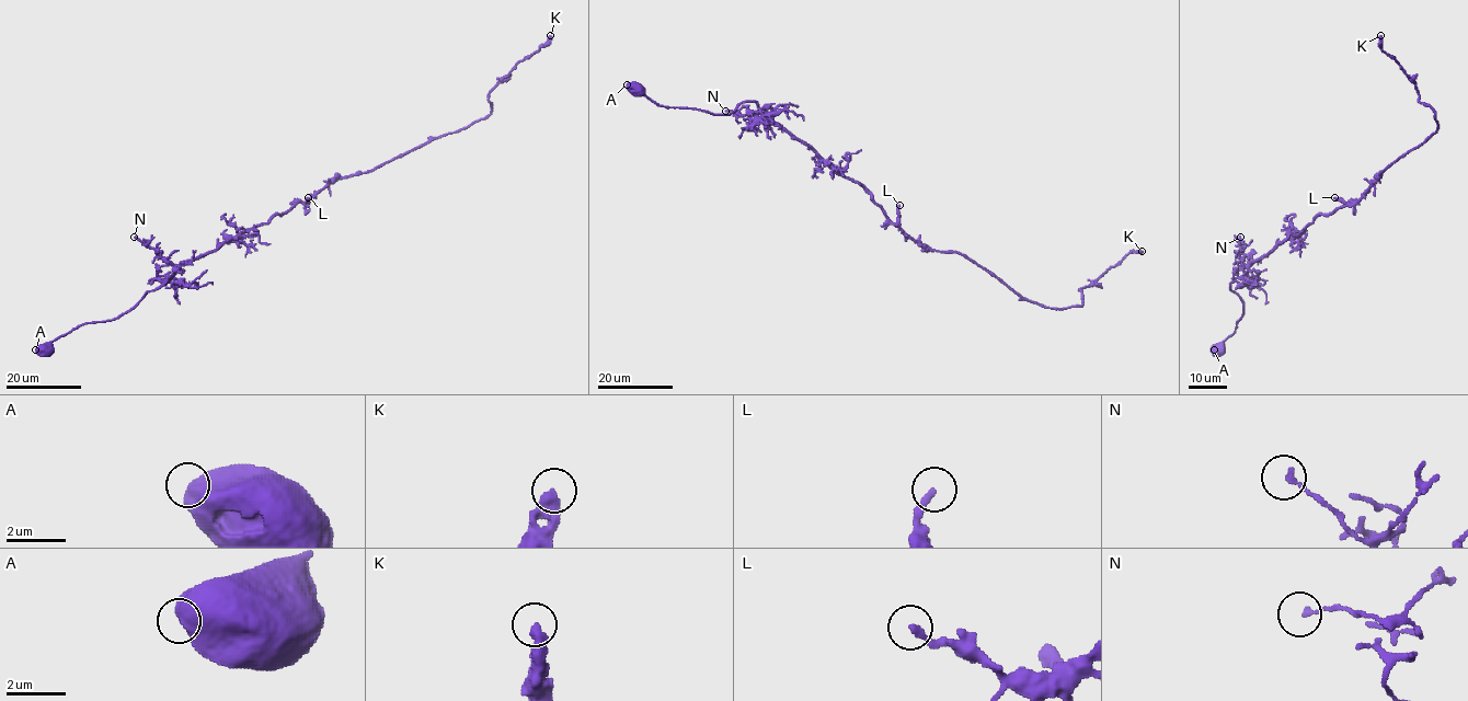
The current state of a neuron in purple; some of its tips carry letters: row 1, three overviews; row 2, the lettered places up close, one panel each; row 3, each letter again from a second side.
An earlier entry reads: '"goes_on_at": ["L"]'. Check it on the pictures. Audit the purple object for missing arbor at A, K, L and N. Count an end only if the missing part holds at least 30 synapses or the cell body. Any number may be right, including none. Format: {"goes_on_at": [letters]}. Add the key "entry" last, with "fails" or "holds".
{"goes_on_at": [], "entry": "fails"}

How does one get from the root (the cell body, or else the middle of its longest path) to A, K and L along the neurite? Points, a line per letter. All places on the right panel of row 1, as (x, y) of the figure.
A: (1350, 203), (1319, 215), (1230, 283), (1230, 289), (1242, 302), (1242, 315), (1235, 331), (1214, 349)
K: (1350, 203), (1355, 203), (1390, 163), (1437, 128), (1435, 113), (1419, 101), (1415, 83), (1382, 49), (1380, 35)
L: (1350, 203), (1334, 197)

